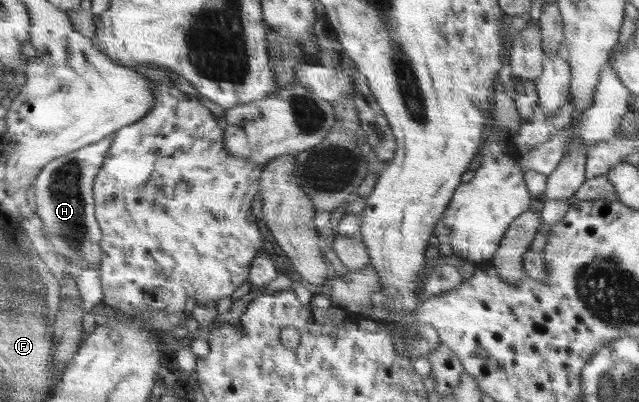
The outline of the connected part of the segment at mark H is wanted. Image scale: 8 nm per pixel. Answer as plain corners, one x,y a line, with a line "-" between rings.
115,135
53,160
34,182
37,214
42,219
43,232
49,238
49,246
59,258
62,256
70,260
78,268
100,268
101,270
105,254
101,243
105,233
96,215
94,184
97,175
102,171

